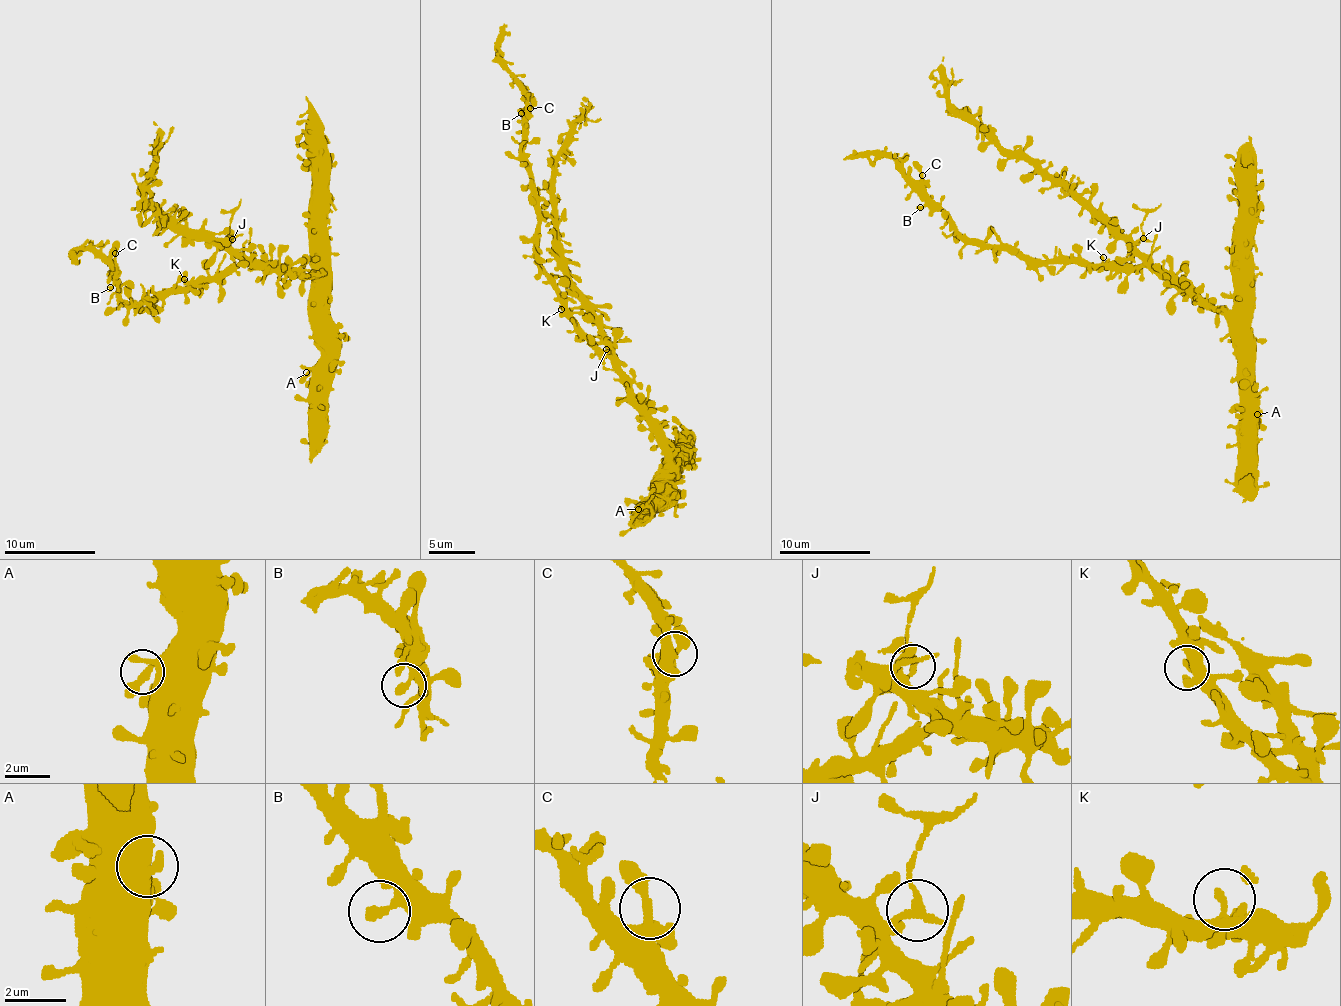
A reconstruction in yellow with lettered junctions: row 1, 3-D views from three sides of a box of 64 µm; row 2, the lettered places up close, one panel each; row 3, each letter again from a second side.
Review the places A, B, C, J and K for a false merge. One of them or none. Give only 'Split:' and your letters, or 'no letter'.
Split: J

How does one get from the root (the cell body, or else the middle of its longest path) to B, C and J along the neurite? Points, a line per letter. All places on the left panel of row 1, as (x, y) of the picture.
B: (210, 277), (162, 295), (151, 308), (131, 306), (120, 297), (118, 284), (110, 287)
C: (210, 277), (198, 280), (189, 289), (162, 295), (151, 308), (141, 302), (134, 307), (120, 297), (115, 253)
J: (210, 277), (217, 271), (232, 238)

